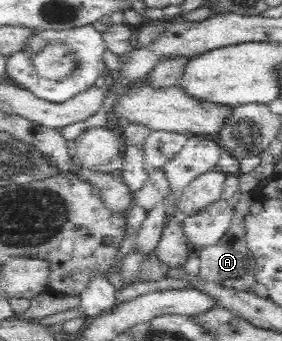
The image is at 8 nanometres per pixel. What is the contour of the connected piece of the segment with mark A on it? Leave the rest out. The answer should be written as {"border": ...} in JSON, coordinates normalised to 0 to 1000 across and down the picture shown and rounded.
{"border":[[[862,566],[826,610],[812,674],[762,716],[688,733],[713,762],[706,809],[720,821],[833,845],[848,853],[890,853],[901,827],[908,827],[911,780],[890,751],[894,739],[879,733],[879,716],[872,713],[865,639],[887,619],[897,589],[890,566]]]}

